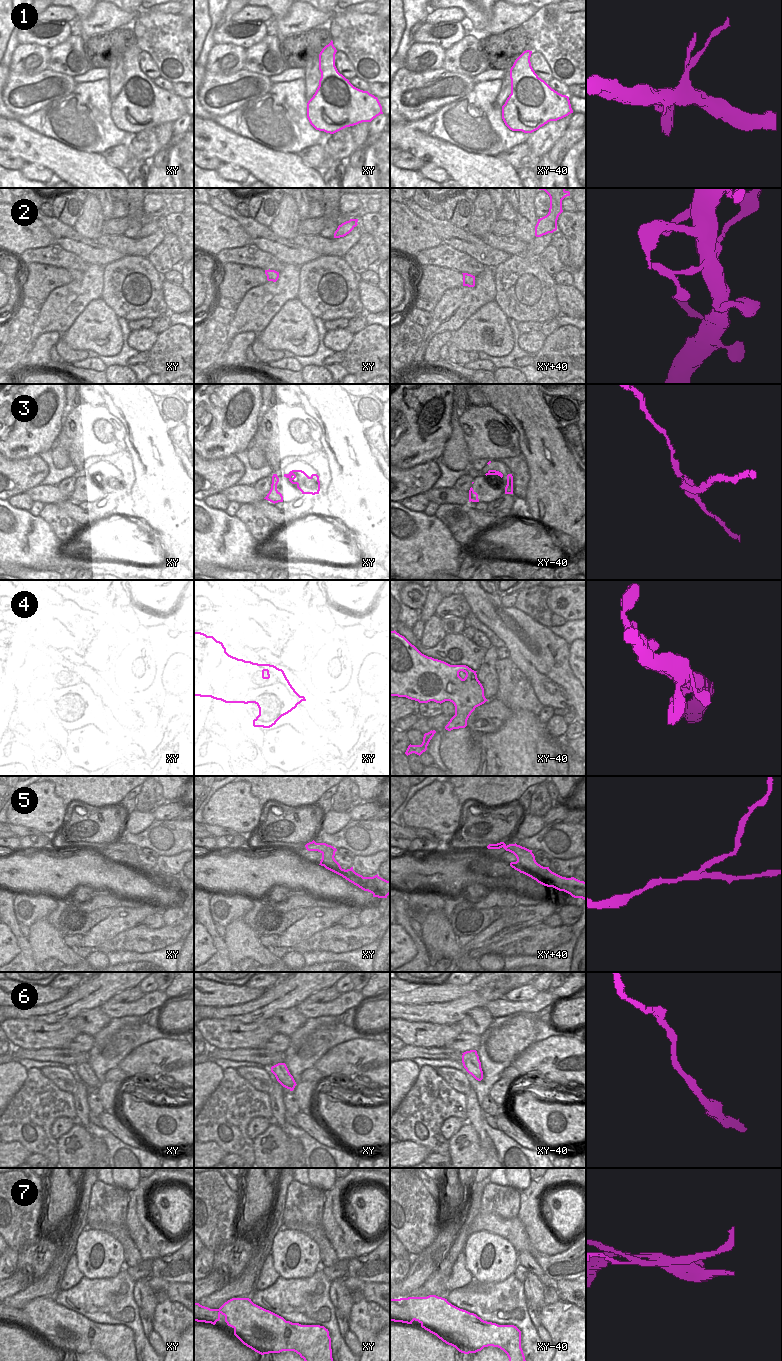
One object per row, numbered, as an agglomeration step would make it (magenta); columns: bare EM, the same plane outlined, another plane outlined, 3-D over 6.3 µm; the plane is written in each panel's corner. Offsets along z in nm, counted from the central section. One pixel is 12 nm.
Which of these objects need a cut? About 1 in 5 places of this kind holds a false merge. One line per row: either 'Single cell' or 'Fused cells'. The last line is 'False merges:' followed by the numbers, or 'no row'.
1: Single cell
2: Single cell
3: Fused cells
4: Single cell
5: Fused cells
6: Single cell
7: Fused cells
False merges: 3, 5, 7.

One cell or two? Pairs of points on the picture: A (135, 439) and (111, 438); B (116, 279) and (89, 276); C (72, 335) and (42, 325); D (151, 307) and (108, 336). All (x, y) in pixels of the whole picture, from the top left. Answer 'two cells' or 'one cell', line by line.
A: two cells
B: two cells
C: two cells
D: two cells

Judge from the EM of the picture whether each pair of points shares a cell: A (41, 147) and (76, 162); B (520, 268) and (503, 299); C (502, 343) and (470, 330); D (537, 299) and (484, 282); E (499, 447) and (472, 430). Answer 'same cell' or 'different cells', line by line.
A: same cell
B: same cell
C: same cell
D: different cells
E: same cell

